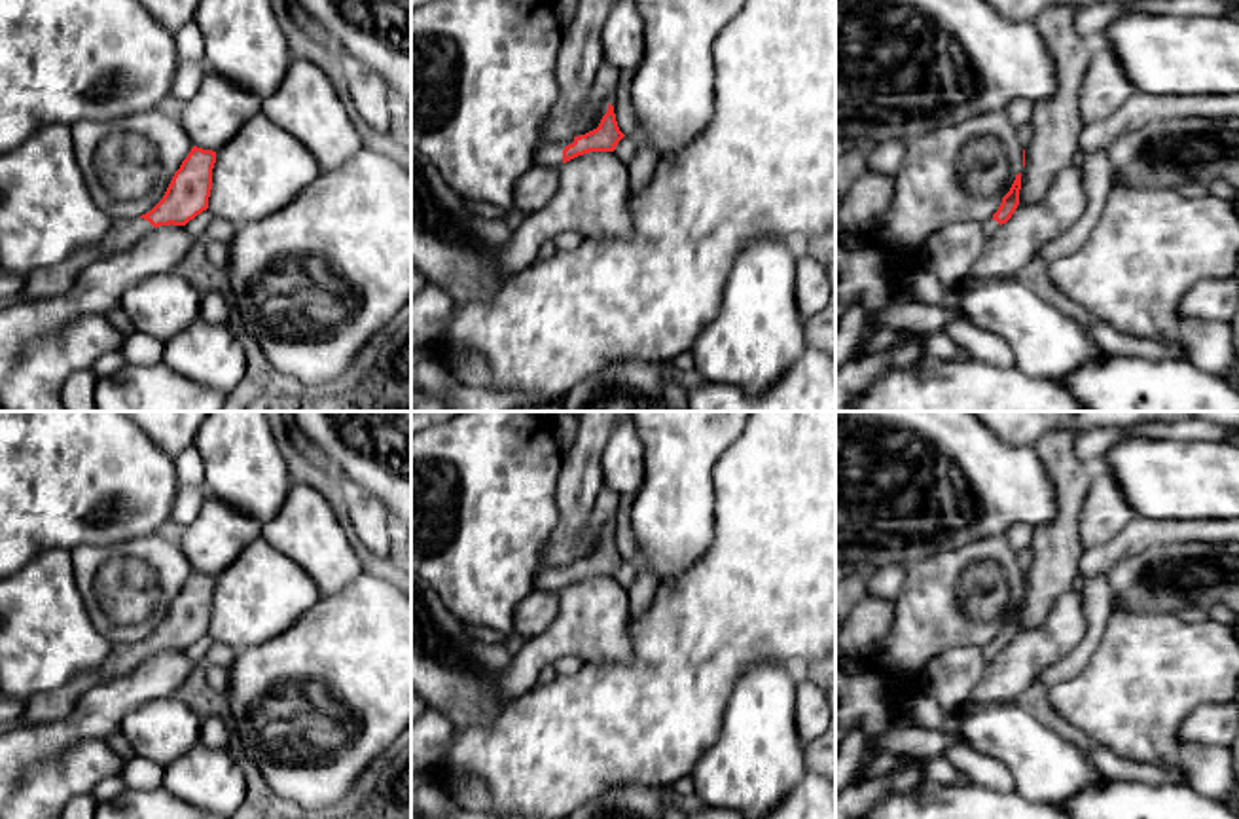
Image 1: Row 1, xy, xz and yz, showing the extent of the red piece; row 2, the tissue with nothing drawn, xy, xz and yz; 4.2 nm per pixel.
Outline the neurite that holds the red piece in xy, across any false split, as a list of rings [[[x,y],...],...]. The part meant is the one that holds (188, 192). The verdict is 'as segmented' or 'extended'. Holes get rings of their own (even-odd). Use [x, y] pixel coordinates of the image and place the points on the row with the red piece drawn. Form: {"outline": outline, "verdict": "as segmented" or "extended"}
{"outline": [[[193,146],[174,173],[163,199],[138,218],[112,218],[102,241],[70,254],[64,262],[32,271],[19,298],[42,300],[66,294],[78,273],[106,256],[123,252],[159,226],[186,226],[208,209],[216,152]]], "verdict": "extended"}

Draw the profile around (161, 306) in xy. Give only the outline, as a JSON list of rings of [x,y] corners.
[[[169,271],[144,279],[129,288],[119,309],[131,318],[135,332],[169,341],[199,318],[203,294],[182,275]]]

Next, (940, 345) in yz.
[[[945,332],[923,336],[921,347],[926,356],[934,356],[945,362],[968,362],[974,360],[961,345],[957,345]]]

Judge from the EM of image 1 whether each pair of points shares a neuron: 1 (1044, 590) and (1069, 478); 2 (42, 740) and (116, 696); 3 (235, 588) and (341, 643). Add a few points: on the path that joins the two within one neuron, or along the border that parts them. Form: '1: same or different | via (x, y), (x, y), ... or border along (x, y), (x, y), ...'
1: same | via (1056, 562), (1056, 546), (1065, 527), (1069, 507)
2: same | via (61, 734), (97, 713)
3: different | border along (323, 596), (288, 628), (260, 643)

